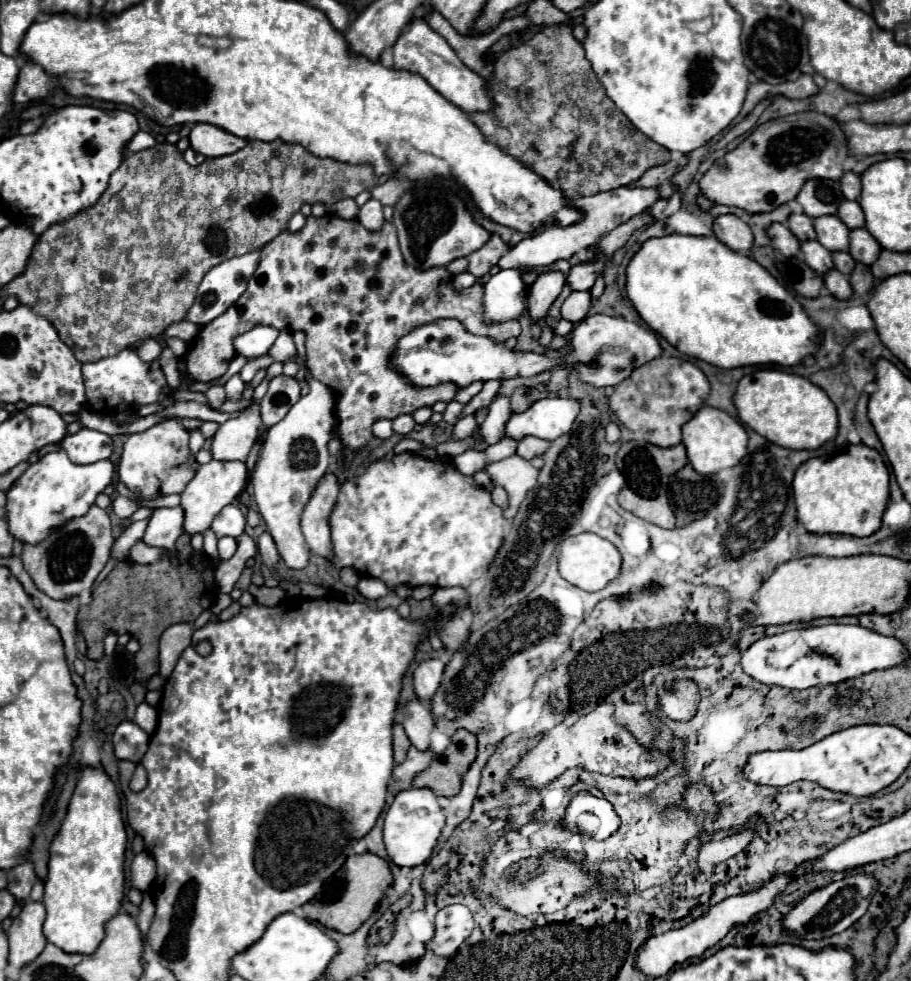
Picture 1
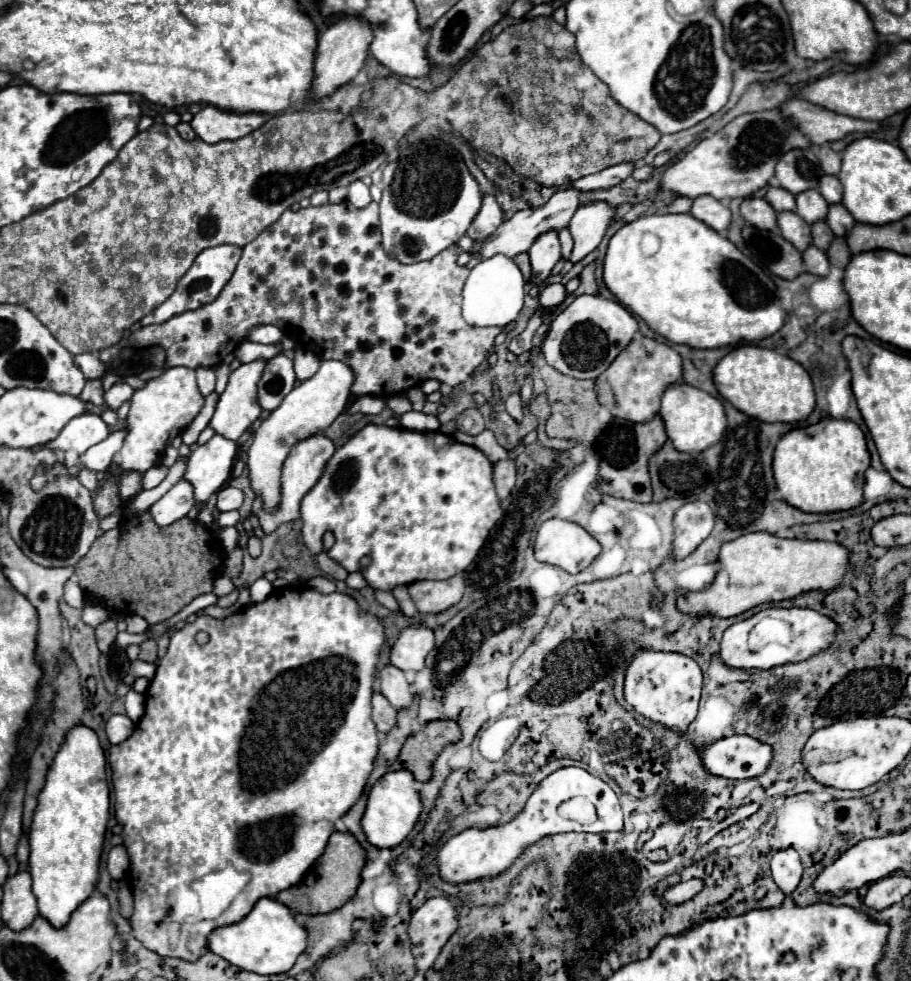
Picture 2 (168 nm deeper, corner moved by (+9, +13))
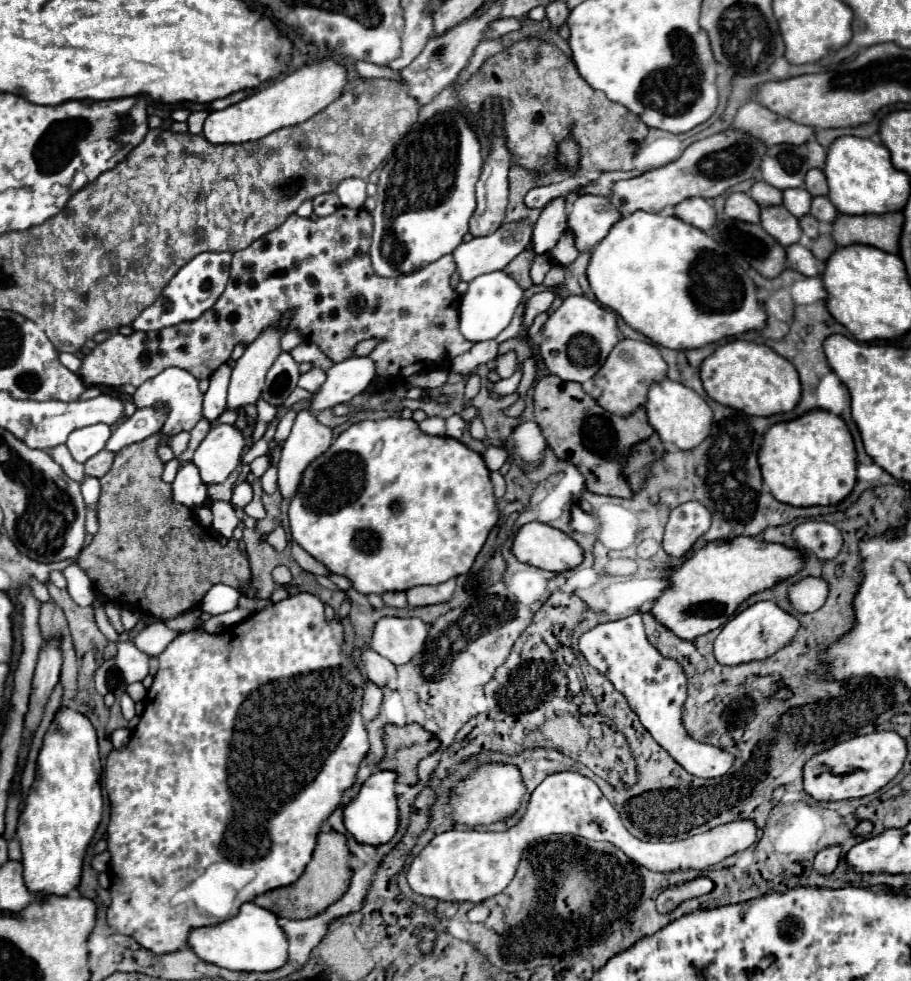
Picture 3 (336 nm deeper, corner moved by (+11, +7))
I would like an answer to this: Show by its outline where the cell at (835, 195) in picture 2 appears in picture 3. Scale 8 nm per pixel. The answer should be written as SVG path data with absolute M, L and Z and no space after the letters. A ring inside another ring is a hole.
M810 169L810 173L806 175L806 191L810 191L810 195L814 195L814 197L826 197L828 195L826 175L820 169Z

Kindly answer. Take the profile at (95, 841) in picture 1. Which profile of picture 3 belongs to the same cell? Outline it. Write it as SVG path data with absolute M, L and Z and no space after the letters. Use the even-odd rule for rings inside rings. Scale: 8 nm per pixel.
M60 707L50 723L38 755L36 779L18 817L18 841L22 845L24 881L34 897L66 897L82 879L82 865L88 845L102 821L102 763L96 731L82 713Z

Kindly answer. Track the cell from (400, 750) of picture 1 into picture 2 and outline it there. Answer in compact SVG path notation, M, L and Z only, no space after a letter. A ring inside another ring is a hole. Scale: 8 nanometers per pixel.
M378 691L372 695L372 719L376 723L378 733L388 733L396 723L396 709Z

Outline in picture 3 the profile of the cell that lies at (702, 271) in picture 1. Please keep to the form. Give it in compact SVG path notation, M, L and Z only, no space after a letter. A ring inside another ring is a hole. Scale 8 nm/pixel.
M638 211L638 213L632 213L632 215L626 215L622 221L614 223L614 227L610 229L610 233L592 249L592 259L590 259L590 265L588 265L588 281L590 281L590 289L594 291L596 299L604 305L604 307L610 307L614 313L618 313L632 329L640 331L642 335L646 335L654 345L660 345L660 347L668 347L668 349L700 349L700 347L706 347L710 343L718 343L720 339L724 337L736 337L736 335L742 335L746 331L760 331L766 327L766 311L762 307L762 303L758 301L758 295L756 295L756 285L754 281L748 277L746 271L738 269L732 261L728 261L728 257L724 255L722 247L710 237L706 235L704 231L684 223L682 219L674 217L674 215L658 215L658 213L646 213L646 211Z

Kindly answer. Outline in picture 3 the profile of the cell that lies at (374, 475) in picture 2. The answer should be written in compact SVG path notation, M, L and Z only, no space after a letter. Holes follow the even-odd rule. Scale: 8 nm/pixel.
M390 417L390 419L382 419L382 421L360 421L360 423L350 425L330 445L330 449L322 457L318 457L316 461L310 463L310 467L304 473L298 493L290 501L288 515L290 515L290 529L292 529L294 541L304 551L308 551L314 559L324 563L330 569L330 573L348 577L352 581L354 589L364 595L368 595L368 593L384 595L390 591L408 591L416 585L438 585L452 577L468 573L476 555L480 553L490 529L498 523L498 517L500 517L498 507L496 507L494 489L490 483L490 471L480 453L468 449L464 443L460 443L456 439L426 435L418 429L414 419L398 419L398 417Z

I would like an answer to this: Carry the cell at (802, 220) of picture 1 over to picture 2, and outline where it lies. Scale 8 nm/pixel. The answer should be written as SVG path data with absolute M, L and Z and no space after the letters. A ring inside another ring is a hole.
M768 187L766 191L766 201L772 205L774 211L794 211L796 209L796 199L790 191L784 191L782 187Z

